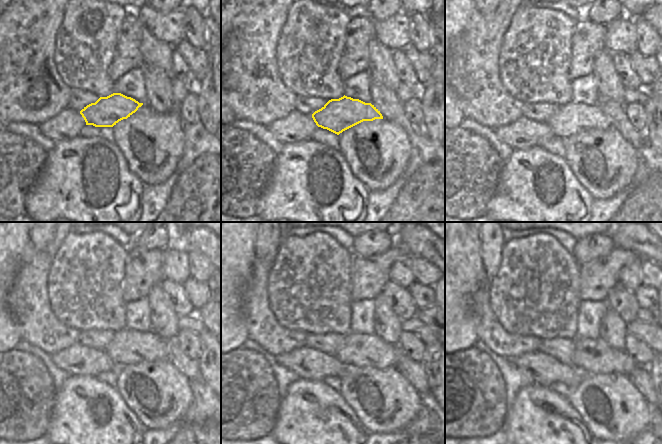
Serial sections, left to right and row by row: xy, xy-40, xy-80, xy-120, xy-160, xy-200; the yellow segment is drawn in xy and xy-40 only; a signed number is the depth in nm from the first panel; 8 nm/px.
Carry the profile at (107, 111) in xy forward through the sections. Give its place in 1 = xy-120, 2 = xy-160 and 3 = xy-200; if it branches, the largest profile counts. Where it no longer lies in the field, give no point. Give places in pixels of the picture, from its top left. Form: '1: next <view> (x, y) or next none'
1: next xy-120 (129, 346)
2: next xy-160 (360, 350)
3: next xy-200 (590, 355)

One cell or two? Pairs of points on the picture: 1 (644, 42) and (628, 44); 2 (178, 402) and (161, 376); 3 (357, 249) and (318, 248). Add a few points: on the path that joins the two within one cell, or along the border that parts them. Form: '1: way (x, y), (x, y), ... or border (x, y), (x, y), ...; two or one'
1: border (632, 20), (635, 26), (636, 50); two
2: way (174, 396), (161, 382); one
3: border (351, 251), (354, 254); two

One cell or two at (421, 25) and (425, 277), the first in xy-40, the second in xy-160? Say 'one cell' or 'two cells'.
one cell

